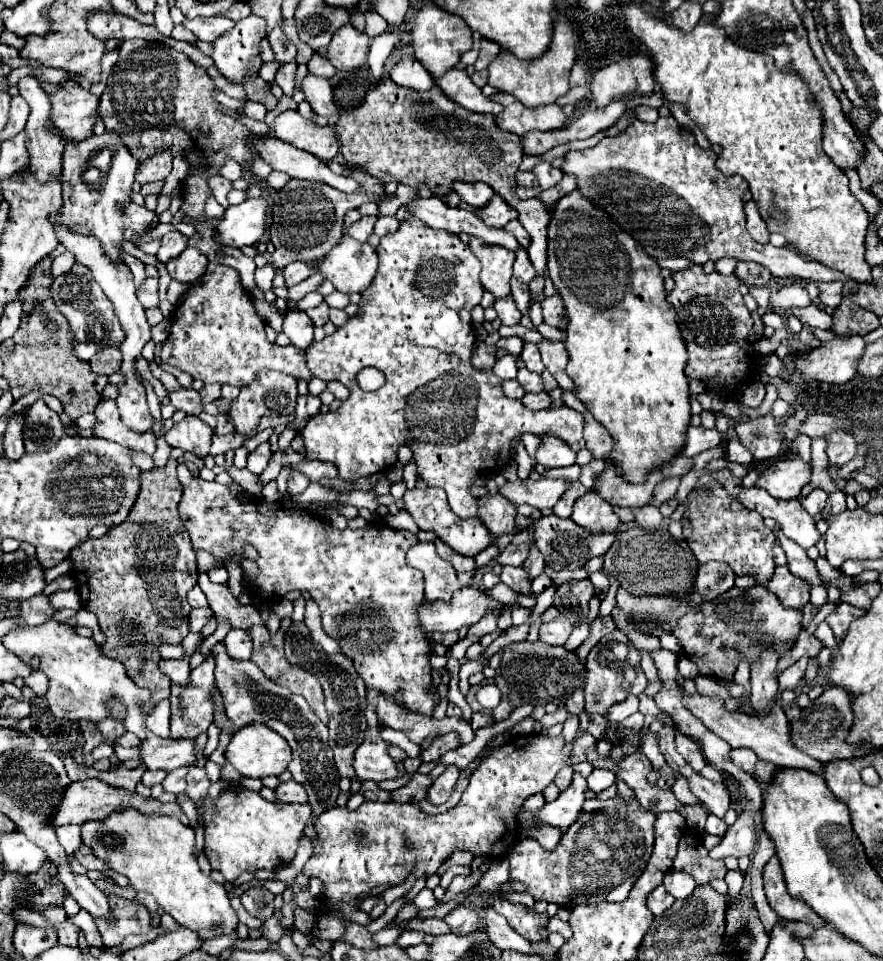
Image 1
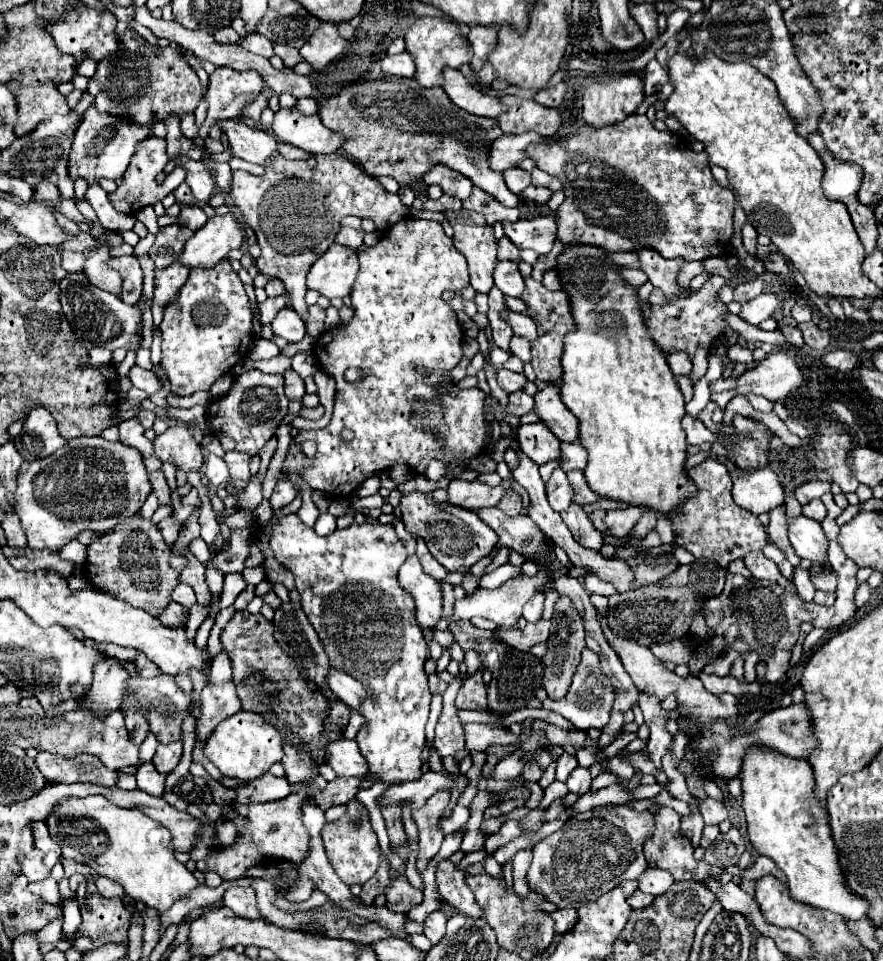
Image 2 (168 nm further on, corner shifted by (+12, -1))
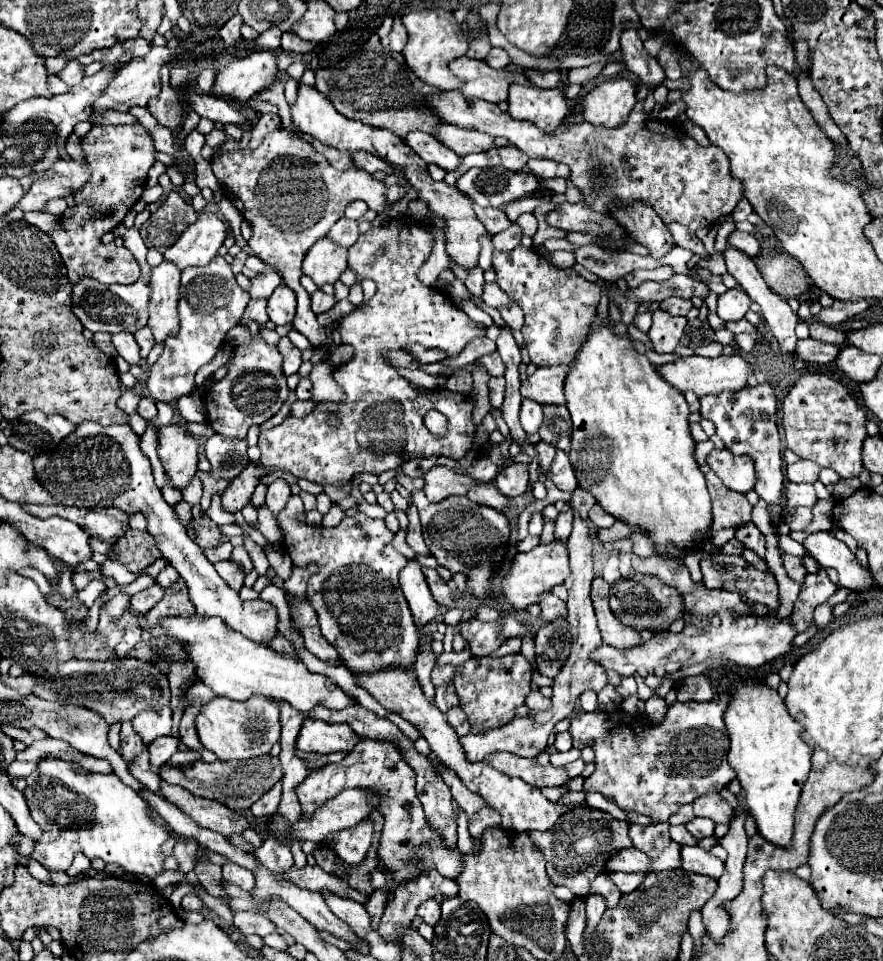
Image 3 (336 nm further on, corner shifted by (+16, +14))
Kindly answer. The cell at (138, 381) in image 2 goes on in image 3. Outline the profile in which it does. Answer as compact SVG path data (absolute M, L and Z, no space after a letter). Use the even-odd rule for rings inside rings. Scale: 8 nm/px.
M116 333L116 335L112 335L112 345L116 347L118 355L124 357L130 365L142 365L138 345L136 345L132 333Z

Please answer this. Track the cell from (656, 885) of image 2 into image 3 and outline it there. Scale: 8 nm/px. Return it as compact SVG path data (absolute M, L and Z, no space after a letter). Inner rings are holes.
M636 847L620 849L608 859L608 871L626 871L626 873L646 873L650 859Z

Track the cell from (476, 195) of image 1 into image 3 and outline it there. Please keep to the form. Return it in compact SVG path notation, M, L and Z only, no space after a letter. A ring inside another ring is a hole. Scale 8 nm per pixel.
M412 131L412 133L408 133L408 137L404 141L426 163L434 163L446 171L454 171L460 165L460 157L454 151L450 151L448 147L444 147L442 143L438 143L428 133Z

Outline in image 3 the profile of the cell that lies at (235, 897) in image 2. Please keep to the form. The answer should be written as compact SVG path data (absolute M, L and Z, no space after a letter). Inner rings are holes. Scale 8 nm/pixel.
M230 861L222 865L222 879L242 887L244 891L252 891L252 887L254 887L254 875L248 869L244 869L236 863L230 863Z

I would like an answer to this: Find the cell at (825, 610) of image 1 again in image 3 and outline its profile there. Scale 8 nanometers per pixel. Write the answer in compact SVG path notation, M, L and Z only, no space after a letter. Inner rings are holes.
M789 535L779 536L778 548L781 552L785 552L794 556L804 557L806 550L797 541L790 538Z

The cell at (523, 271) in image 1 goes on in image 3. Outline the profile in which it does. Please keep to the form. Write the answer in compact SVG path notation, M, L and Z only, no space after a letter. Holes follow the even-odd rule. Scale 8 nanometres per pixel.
M474 203L474 211L480 217L480 221L484 223L486 231L492 233L492 235L496 235L502 229L508 229L512 225L502 209L496 209L496 207L480 207L480 205Z

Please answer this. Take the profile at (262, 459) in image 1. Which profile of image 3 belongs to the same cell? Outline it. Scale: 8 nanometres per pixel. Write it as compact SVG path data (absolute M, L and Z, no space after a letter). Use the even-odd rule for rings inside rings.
M214 433L204 445L204 455L212 465L210 475L214 479L234 479L250 463L246 449L246 439L232 441L230 437Z

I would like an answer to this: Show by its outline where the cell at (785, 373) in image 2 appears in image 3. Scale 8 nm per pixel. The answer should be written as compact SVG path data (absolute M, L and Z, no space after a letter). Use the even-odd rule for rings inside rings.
M692 355L692 357L678 357L676 361L672 363L666 363L666 365L656 365L656 371L660 373L662 379L666 379L672 387L676 387L680 393L684 391L694 391L698 397L704 397L704 395L710 395L710 393L720 393L720 391L740 391L746 387L746 379L748 375L752 375L752 365L742 359L740 355L734 355L734 357L716 357L716 359L710 359L710 357L698 357L698 355Z

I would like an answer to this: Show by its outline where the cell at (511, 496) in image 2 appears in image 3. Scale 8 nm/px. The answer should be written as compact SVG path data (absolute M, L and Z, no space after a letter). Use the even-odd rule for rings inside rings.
M512 463L506 469L502 469L496 477L496 487L506 495L506 497L518 497L526 493L528 487L528 463Z

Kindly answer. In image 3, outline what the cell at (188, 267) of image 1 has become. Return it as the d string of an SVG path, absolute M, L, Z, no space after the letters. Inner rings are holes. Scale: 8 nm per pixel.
M162 261L152 269L152 297L150 297L150 321L148 327L154 333L156 343L164 343L178 333L178 287L180 269L174 263Z

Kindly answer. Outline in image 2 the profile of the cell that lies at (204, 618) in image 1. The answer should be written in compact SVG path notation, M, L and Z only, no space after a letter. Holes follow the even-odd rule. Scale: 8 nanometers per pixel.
M170 602L168 608L164 610L164 614L158 620L164 626L168 626L168 628L184 628L184 624L186 624L186 612L184 612L184 608L180 604Z

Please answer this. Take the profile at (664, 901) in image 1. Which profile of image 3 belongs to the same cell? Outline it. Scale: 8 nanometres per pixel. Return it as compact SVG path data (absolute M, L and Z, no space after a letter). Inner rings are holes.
M610 873L610 877L622 893L632 893L642 883L644 873Z

